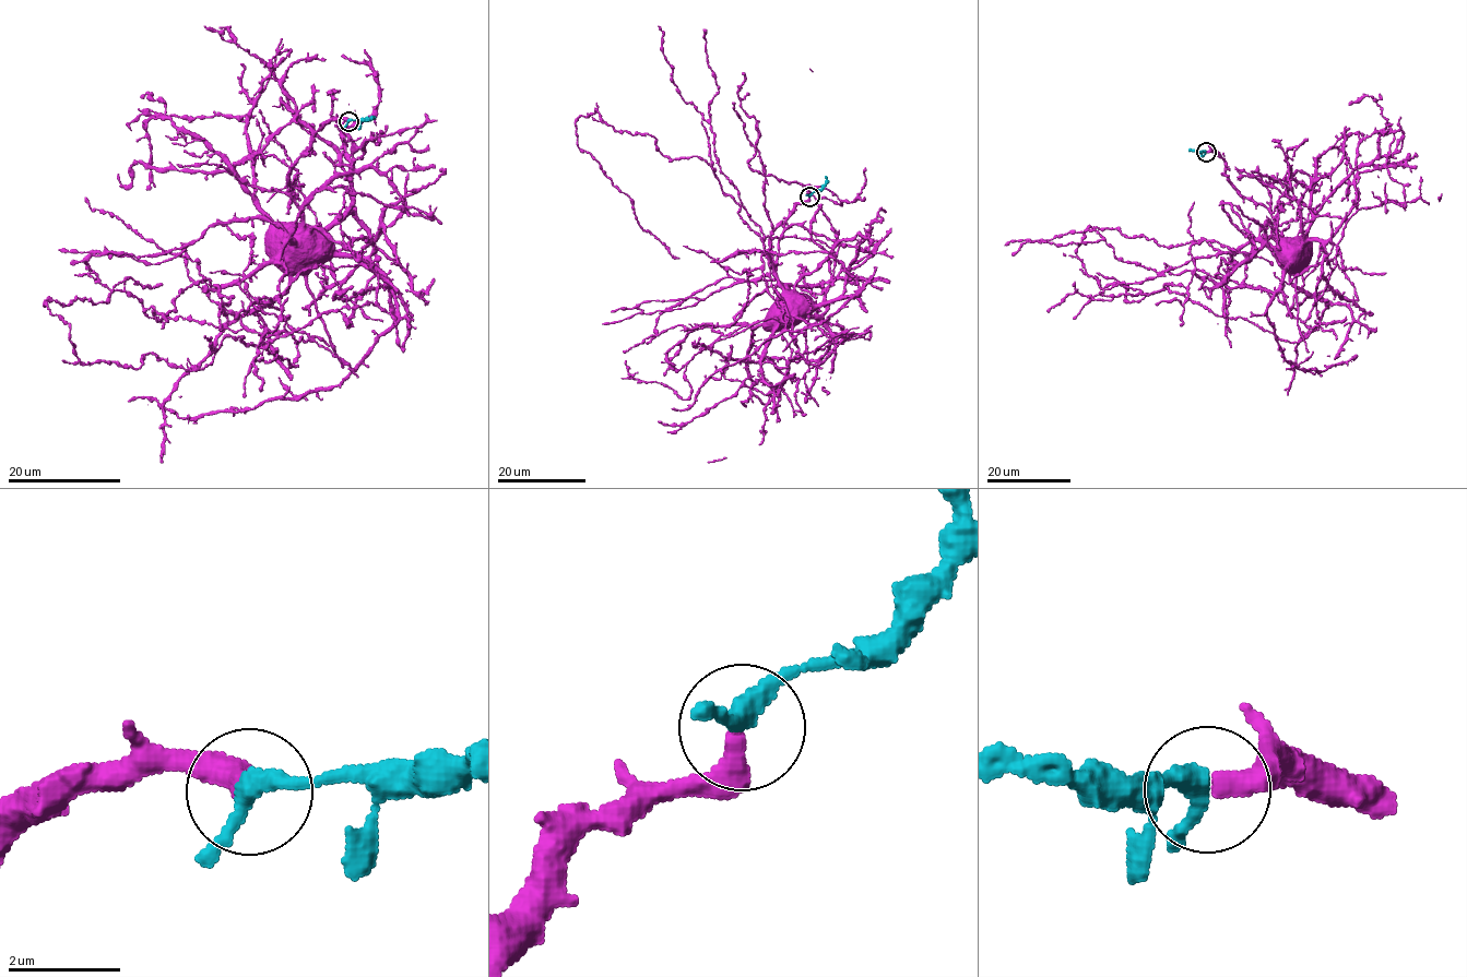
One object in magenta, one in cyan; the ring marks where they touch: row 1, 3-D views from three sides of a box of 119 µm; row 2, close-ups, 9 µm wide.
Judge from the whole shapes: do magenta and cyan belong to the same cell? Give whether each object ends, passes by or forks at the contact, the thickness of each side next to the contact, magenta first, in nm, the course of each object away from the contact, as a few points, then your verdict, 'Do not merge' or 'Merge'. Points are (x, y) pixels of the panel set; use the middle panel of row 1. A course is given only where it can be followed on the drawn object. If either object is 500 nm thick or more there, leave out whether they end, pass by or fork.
At the ring magenta ends. At the ring cyan passes by. Thickness 440 nm (magenta) against 320 nm. Course of magenta: (809, 197), (776, 276), (828, 257), (761, 257), (794, 343), (713, 169), (580, 116), (679, 258). Course of cyan: (809, 197), (825, 183), (825, 176). Merge

